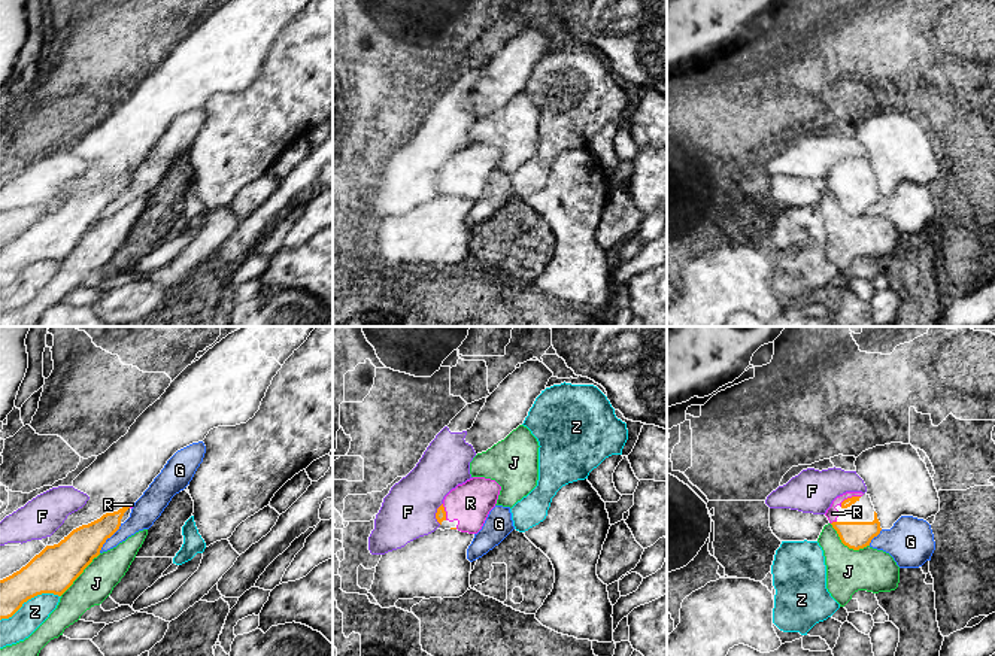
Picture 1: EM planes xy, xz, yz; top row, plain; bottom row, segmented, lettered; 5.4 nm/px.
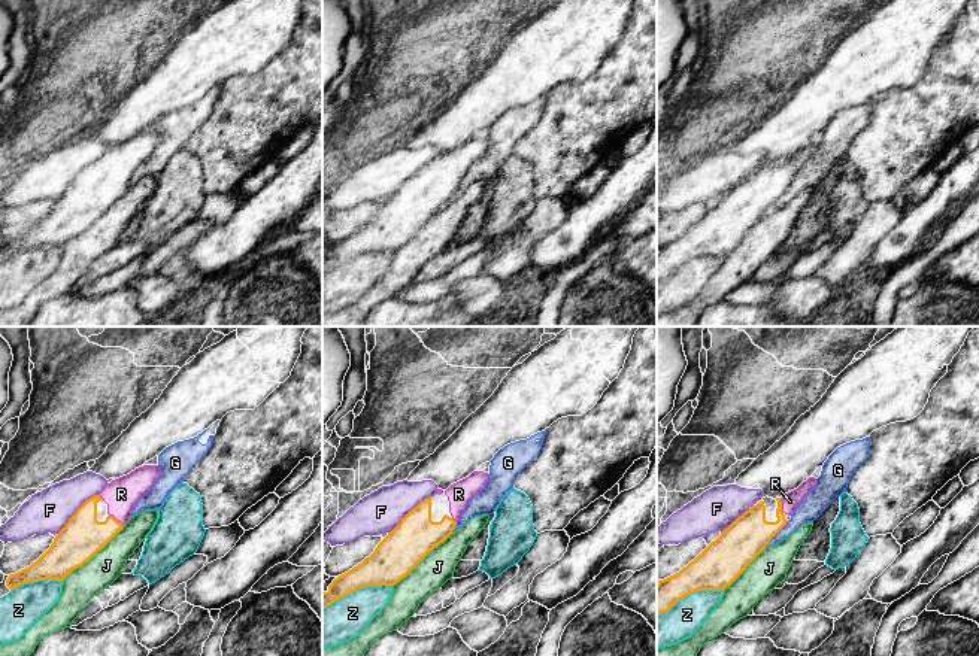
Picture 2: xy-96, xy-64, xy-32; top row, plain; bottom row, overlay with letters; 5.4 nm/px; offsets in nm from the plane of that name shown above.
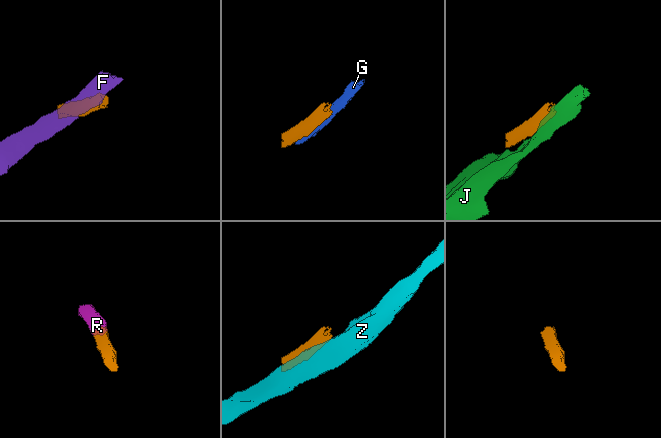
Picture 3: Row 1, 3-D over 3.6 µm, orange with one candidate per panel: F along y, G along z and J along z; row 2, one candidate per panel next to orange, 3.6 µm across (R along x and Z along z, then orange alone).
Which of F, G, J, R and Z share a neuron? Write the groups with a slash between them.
F / G / J / R / Z

